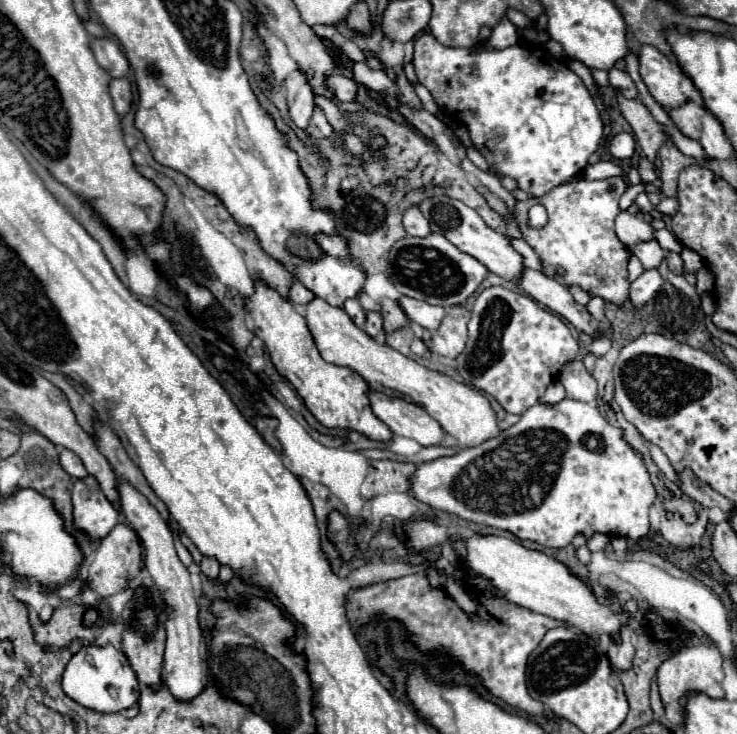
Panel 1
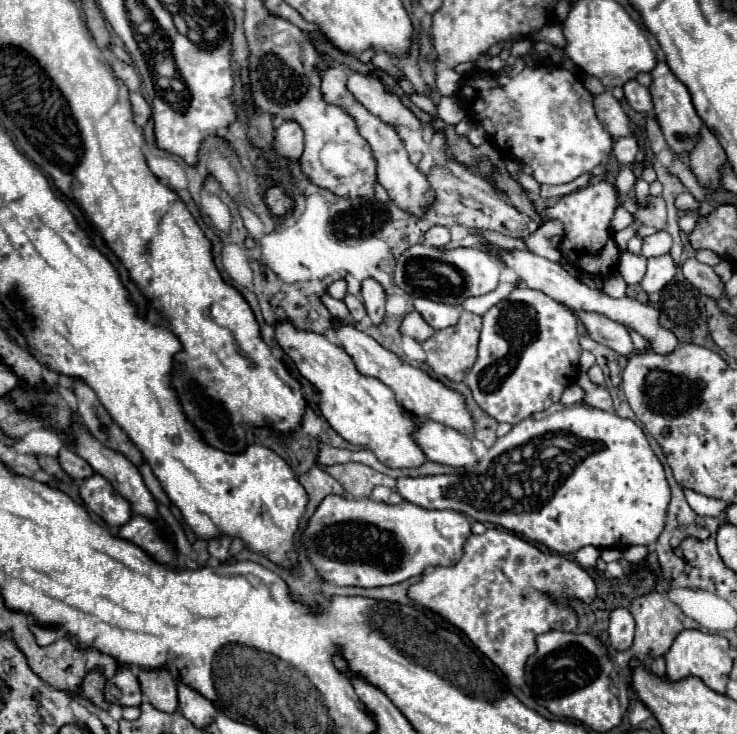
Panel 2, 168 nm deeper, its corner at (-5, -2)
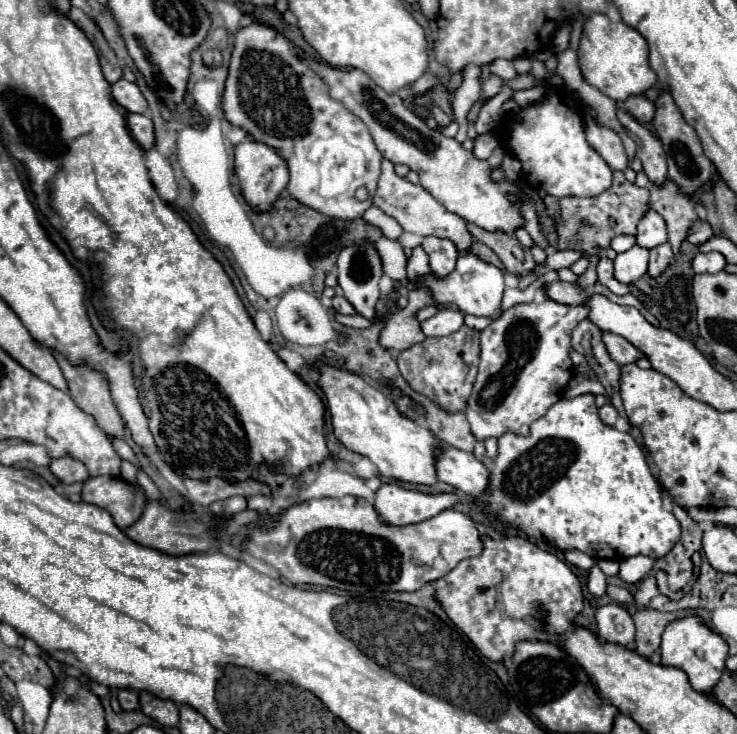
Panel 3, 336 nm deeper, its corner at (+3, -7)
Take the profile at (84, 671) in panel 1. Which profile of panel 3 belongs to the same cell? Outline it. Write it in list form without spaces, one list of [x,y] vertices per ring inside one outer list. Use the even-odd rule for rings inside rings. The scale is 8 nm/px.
[[[120,690],[118,702],[120,702],[122,710],[138,710],[140,708],[138,692],[134,692],[134,690]]]

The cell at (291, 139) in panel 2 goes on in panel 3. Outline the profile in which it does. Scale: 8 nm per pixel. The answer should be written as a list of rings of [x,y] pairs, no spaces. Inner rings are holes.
[[[242,142],[242,144],[234,146],[234,174],[238,178],[246,204],[254,212],[272,210],[278,196],[284,192],[284,188],[288,184],[288,168],[286,168],[284,158],[280,158],[280,154],[276,154],[276,150],[260,144],[260,142]]]

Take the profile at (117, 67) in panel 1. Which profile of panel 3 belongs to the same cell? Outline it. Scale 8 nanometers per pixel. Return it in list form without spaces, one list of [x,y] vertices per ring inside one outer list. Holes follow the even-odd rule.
[[[124,78],[116,84],[112,84],[112,96],[130,114],[144,114],[148,110],[148,102],[142,96],[140,88]]]

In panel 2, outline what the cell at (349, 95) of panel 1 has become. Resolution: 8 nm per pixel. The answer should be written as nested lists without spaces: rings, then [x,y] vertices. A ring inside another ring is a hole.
[[[352,73],[348,77],[348,91],[356,97],[356,101],[366,105],[366,109],[382,121],[390,125],[408,125],[412,129],[422,129],[422,123],[414,117],[414,113],[408,111],[396,95],[388,93],[380,79],[376,79],[374,75],[362,77],[358,73]]]

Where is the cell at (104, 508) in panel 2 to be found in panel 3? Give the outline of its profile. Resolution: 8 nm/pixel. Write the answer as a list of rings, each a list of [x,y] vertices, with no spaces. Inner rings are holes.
[[[114,476],[88,478],[84,482],[82,500],[108,510],[122,530],[132,526],[144,512],[146,496],[144,490]]]

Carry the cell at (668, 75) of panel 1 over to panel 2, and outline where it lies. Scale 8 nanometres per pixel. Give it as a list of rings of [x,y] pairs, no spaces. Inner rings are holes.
[[[658,61],[656,67],[650,71],[650,75],[652,75],[650,95],[652,95],[652,101],[654,101],[654,115],[656,115],[656,119],[662,127],[666,143],[678,155],[680,153],[690,153],[690,149],[698,141],[698,129],[702,127],[702,119],[698,117],[698,113],[692,105],[692,97],[690,97],[688,87],[682,81],[678,81],[678,77],[670,71],[666,61]]]

